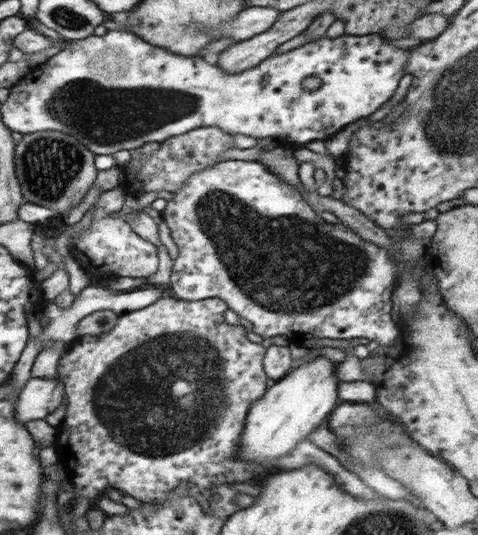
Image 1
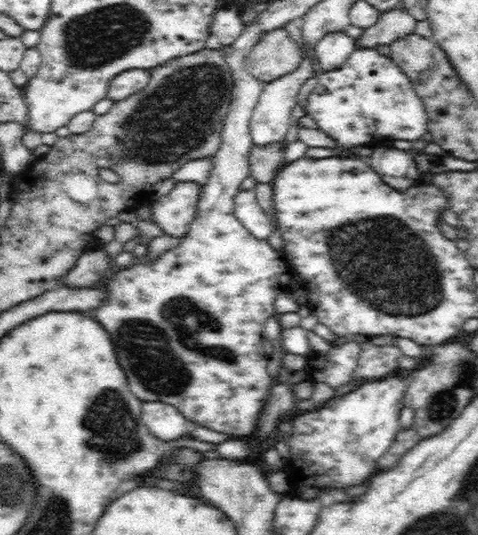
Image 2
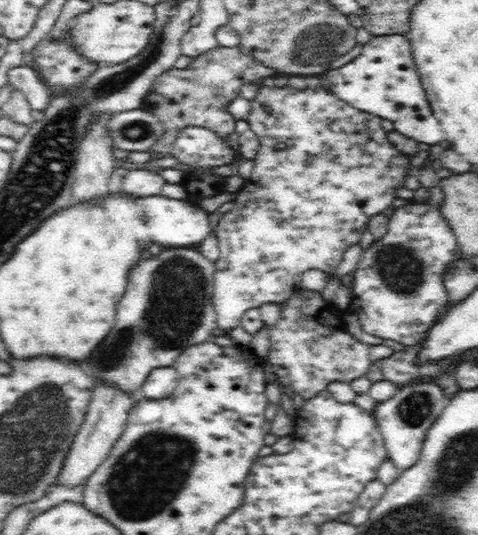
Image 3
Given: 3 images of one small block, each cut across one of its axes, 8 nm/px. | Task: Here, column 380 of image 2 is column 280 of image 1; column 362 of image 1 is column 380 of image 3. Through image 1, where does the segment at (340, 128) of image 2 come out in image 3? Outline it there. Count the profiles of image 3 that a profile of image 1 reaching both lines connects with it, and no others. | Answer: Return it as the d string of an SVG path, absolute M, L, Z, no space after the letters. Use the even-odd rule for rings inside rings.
M373 35L359 56L339 68L329 69L322 78L338 100L381 120L392 121L400 134L428 145L444 140L436 118L430 116L430 103L416 72L411 44L406 35Z

